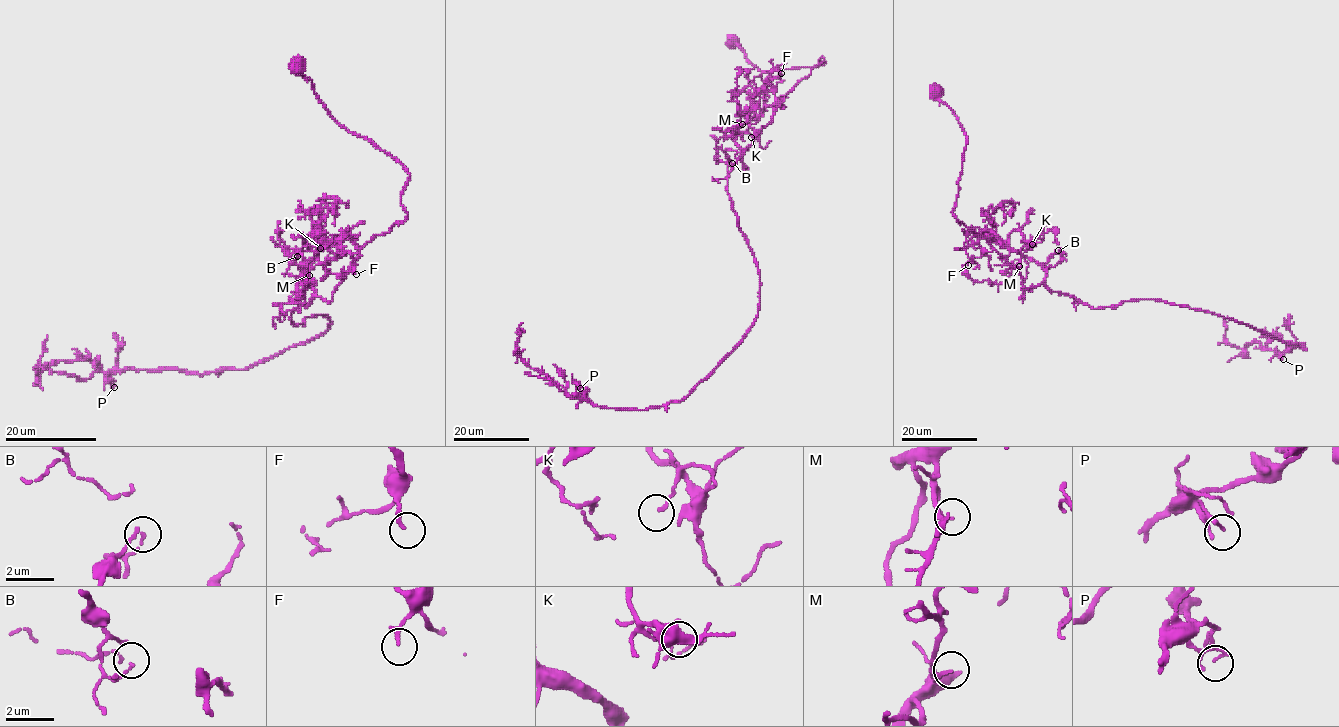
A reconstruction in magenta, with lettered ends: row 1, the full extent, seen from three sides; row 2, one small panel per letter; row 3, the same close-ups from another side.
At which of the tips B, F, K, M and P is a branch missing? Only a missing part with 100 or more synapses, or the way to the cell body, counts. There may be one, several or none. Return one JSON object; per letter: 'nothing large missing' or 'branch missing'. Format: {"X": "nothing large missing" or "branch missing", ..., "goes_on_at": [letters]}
{"B": "nothing large missing", "F": "nothing large missing", "K": "nothing large missing", "M": "nothing large missing", "P": "branch missing", "goes_on_at": ["P"]}

